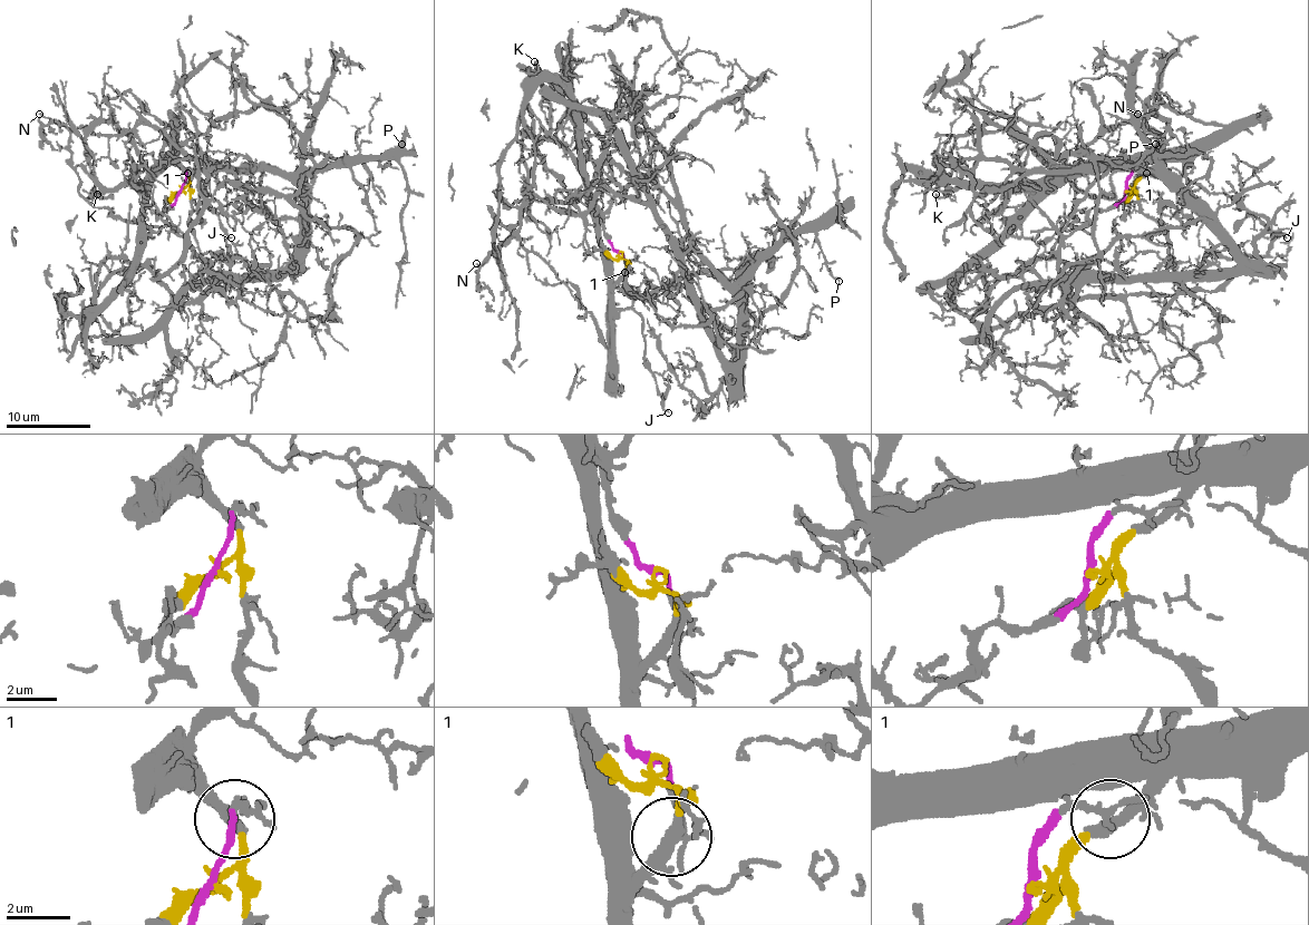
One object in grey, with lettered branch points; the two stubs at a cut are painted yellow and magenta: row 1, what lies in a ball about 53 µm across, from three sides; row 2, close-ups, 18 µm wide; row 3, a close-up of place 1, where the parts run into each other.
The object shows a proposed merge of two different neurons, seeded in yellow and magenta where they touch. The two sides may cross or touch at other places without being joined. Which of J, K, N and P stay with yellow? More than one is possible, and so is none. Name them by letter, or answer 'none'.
J, K, N

